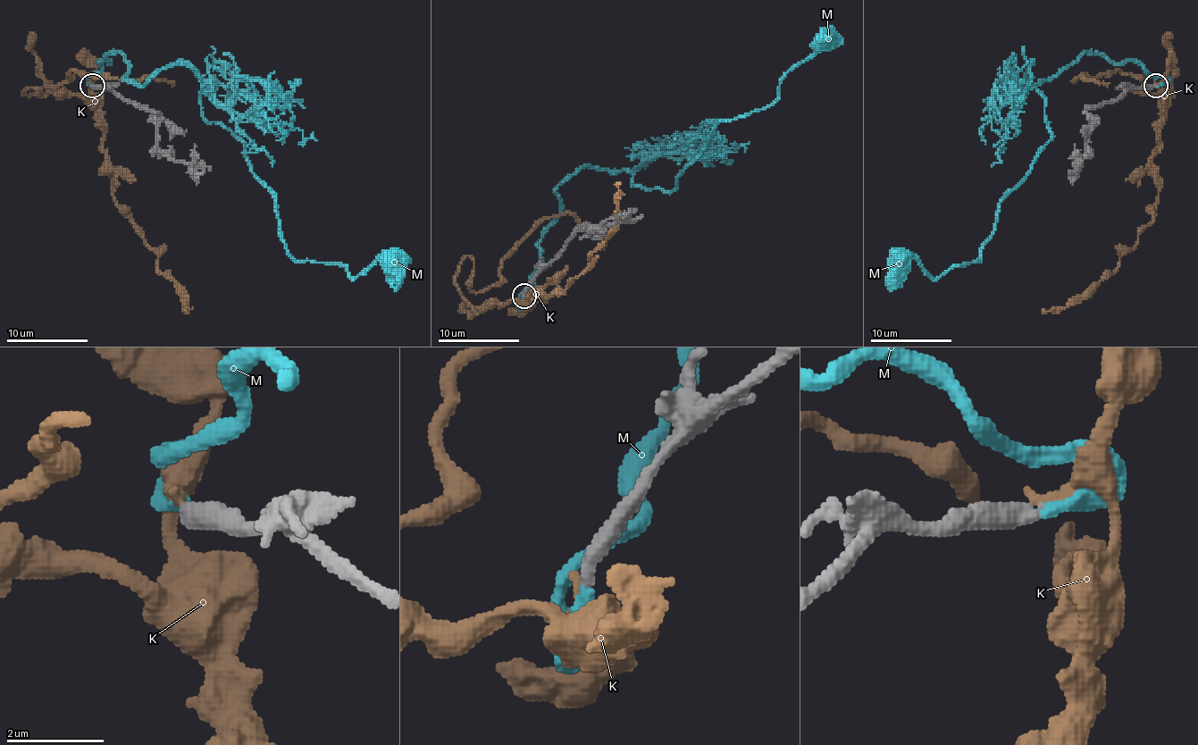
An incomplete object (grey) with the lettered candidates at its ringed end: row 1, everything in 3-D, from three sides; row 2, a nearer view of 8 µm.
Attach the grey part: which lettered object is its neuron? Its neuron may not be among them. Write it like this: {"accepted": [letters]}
{"accepted": ["M"]}

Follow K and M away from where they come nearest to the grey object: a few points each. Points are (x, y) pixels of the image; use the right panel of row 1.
K: (1154, 85), (1164, 81), (1164, 99), (1172, 93), (1115, 87), (1151, 87), (1119, 71), (1073, 79), (1110, 83)
M: (1156, 85), (1083, 53), (1034, 85), (1030, 64), (1051, 140), (981, 258), (934, 279), (900, 262)

